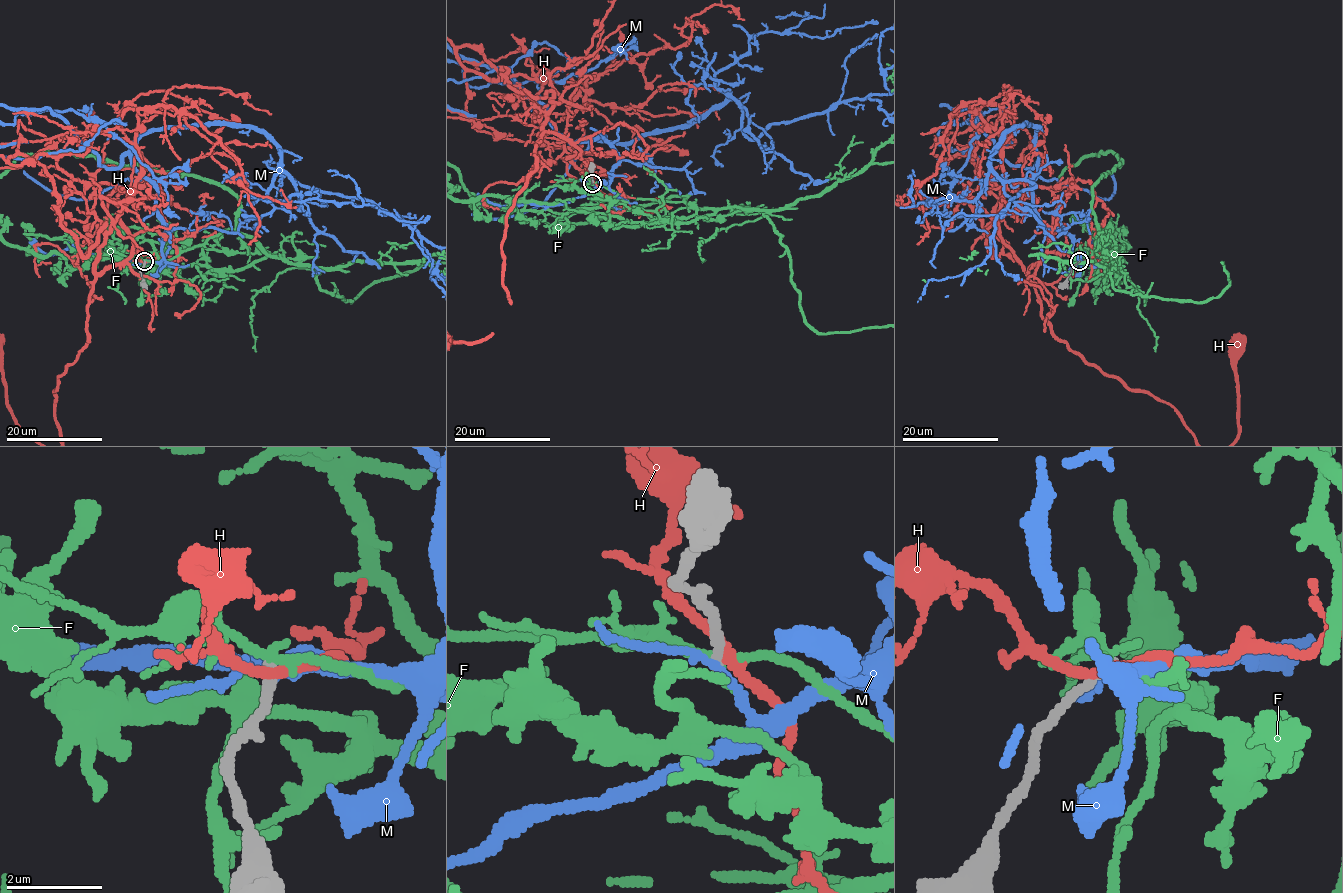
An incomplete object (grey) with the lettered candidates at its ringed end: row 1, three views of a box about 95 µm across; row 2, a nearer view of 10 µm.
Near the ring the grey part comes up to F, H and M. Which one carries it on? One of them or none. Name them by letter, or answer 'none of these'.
none of these

